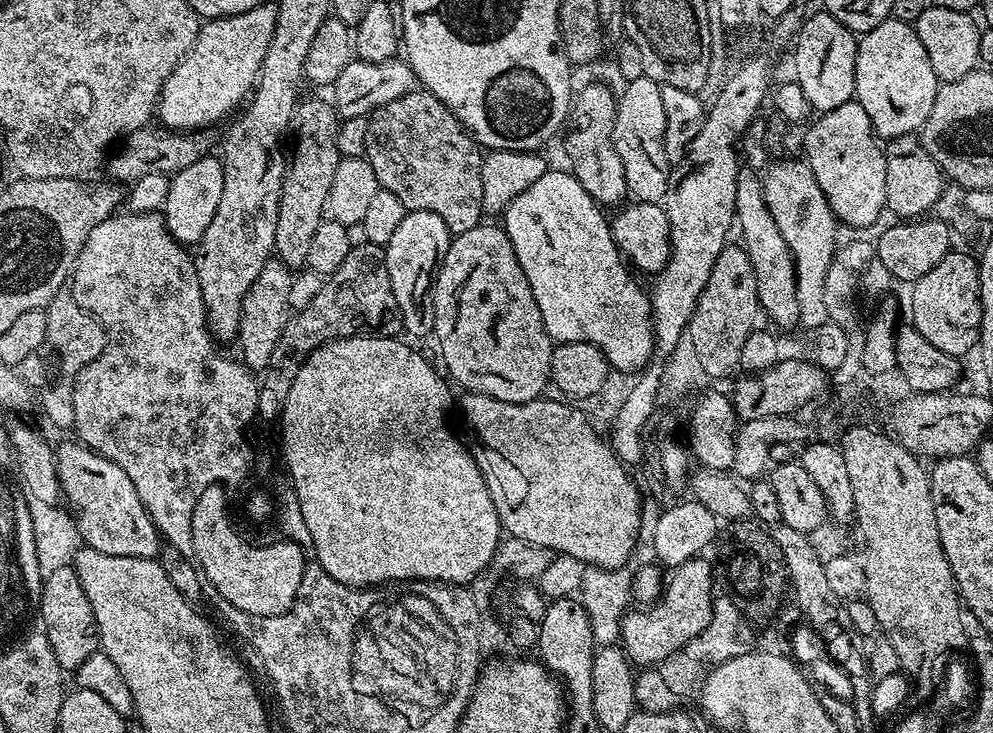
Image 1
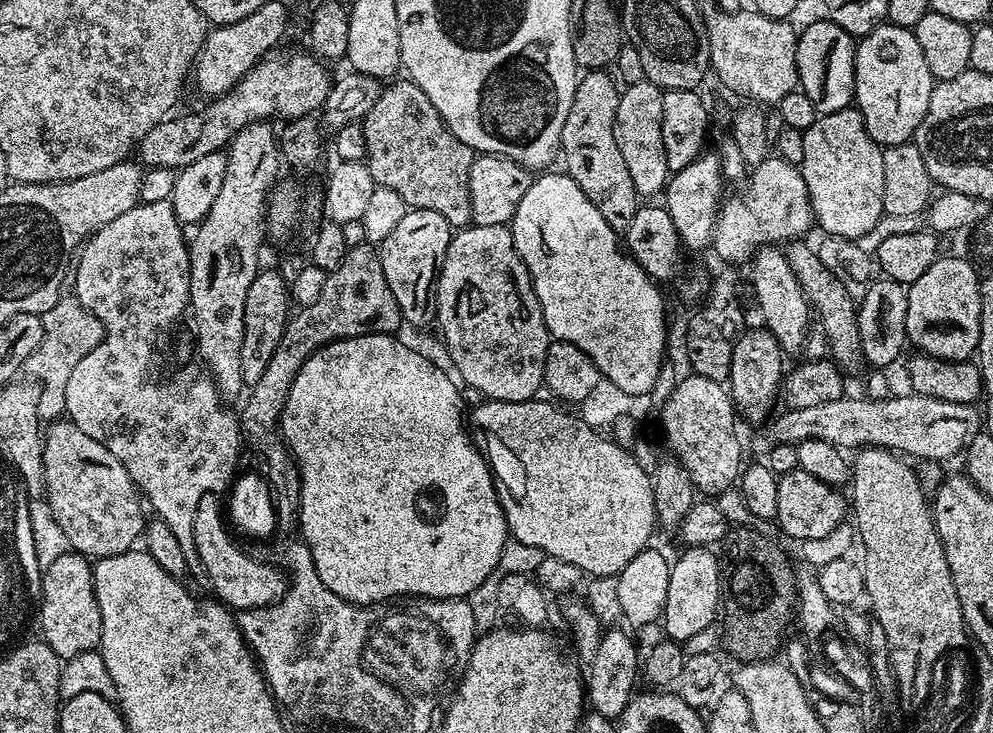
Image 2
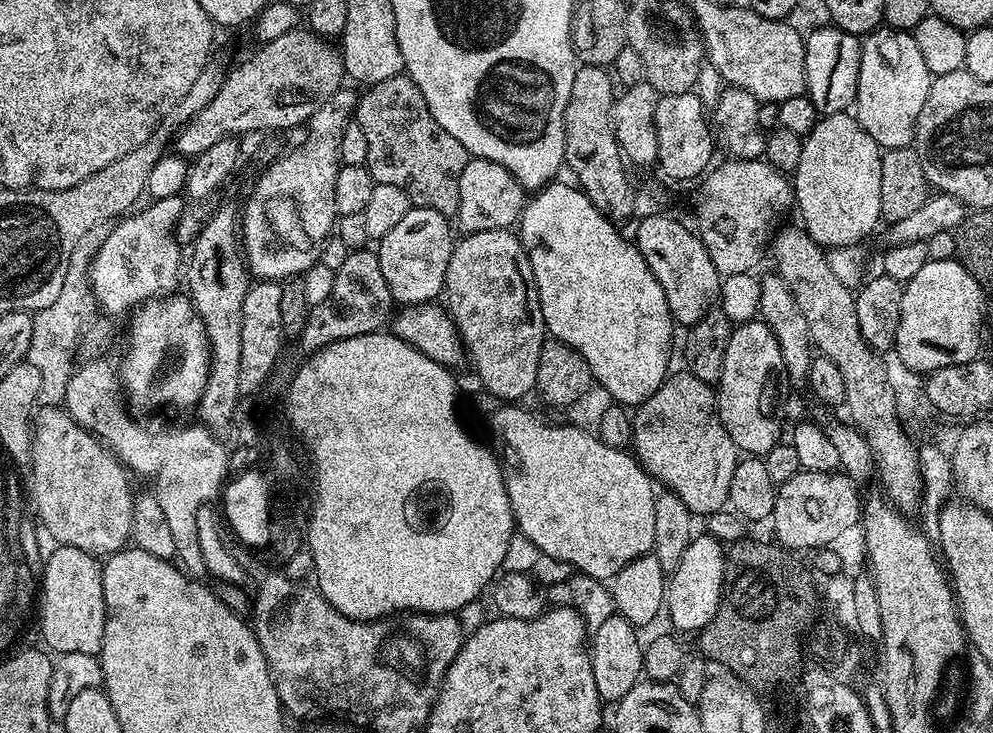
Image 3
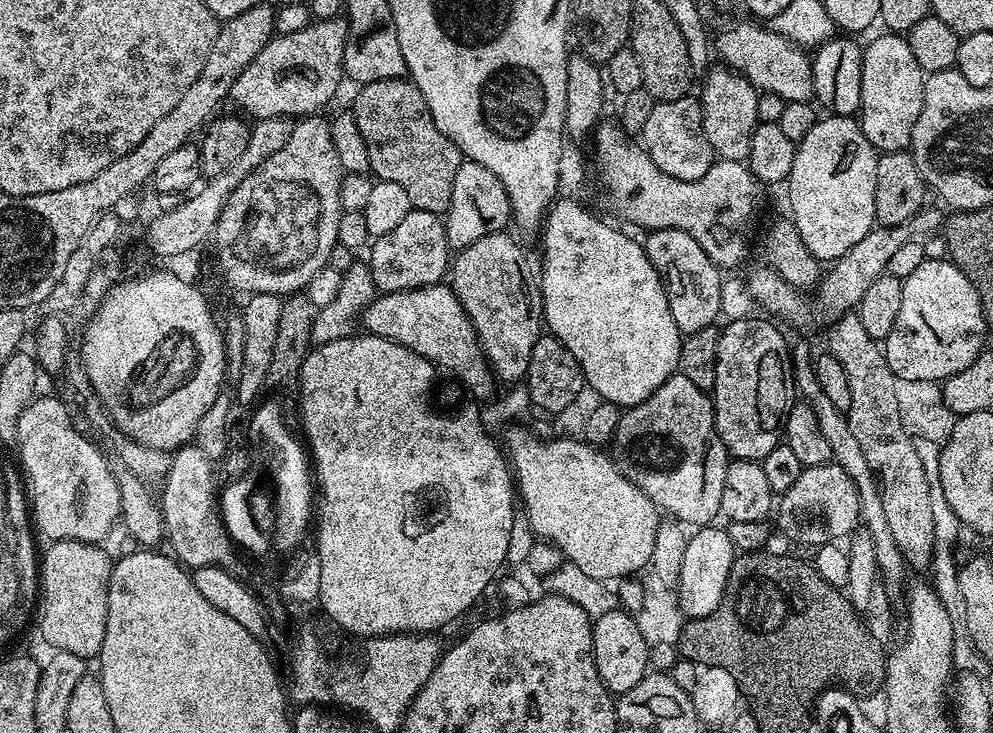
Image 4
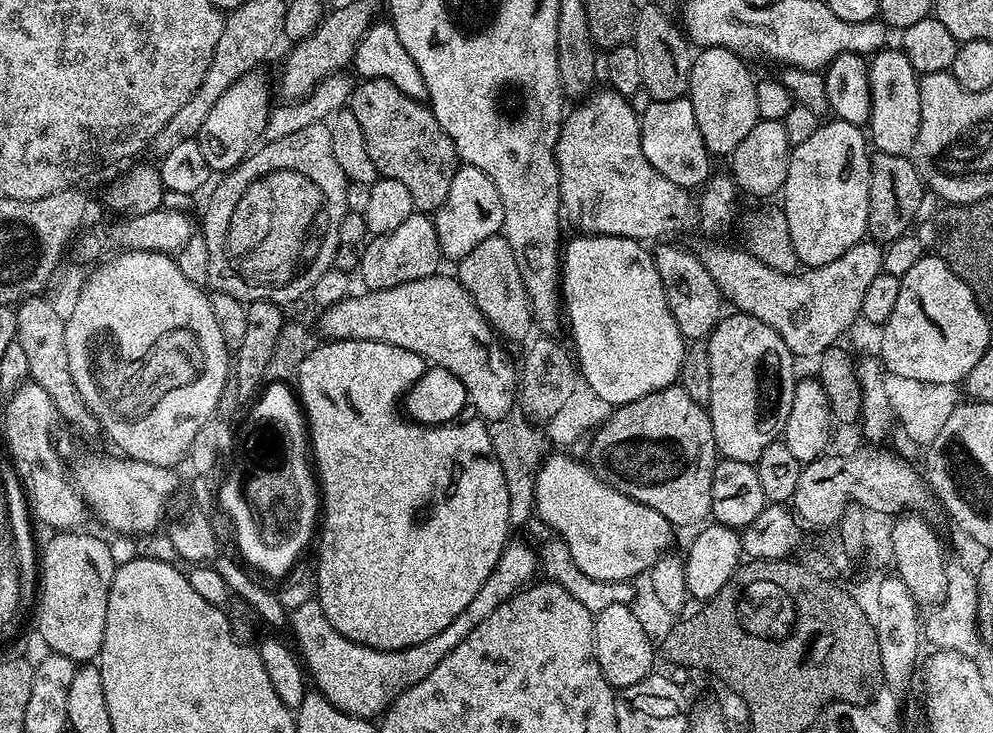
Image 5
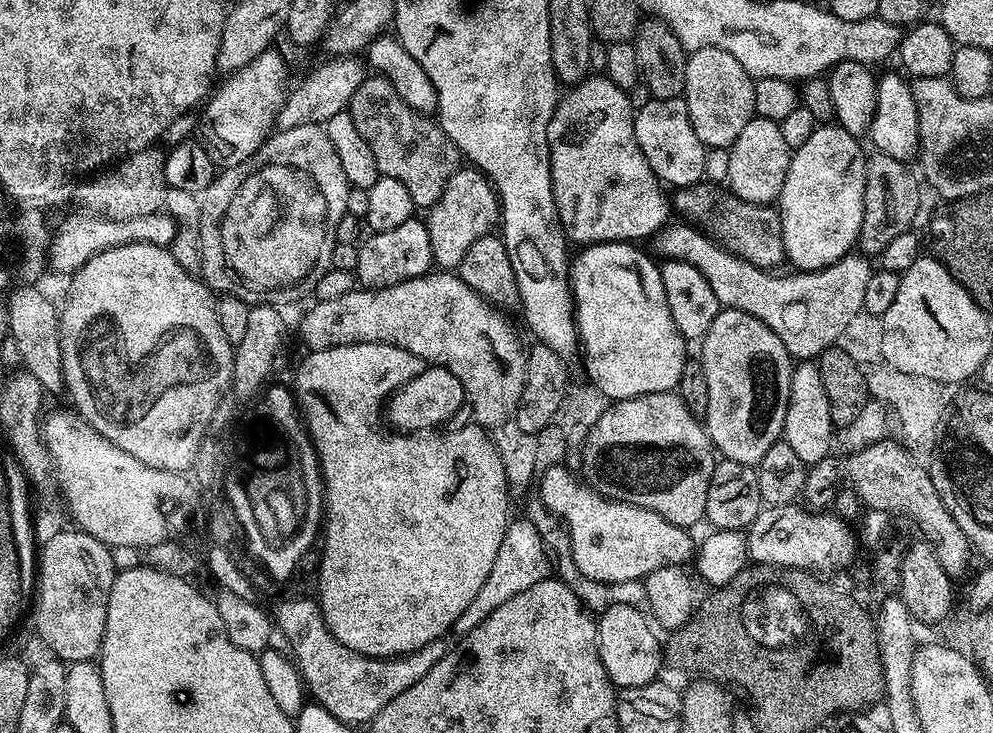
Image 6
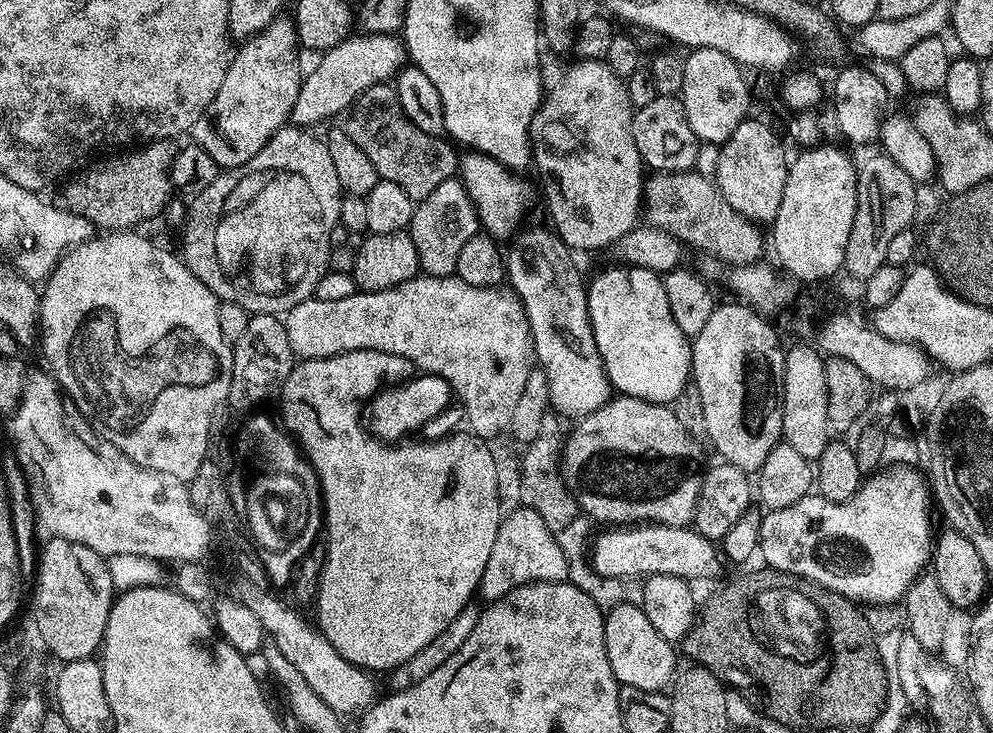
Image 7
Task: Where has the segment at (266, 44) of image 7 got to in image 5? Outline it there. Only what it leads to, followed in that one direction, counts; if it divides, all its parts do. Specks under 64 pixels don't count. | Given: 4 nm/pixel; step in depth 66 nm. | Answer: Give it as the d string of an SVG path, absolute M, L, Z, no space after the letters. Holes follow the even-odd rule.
M259 71L250 72L238 82L234 82L234 86L230 86L230 90L226 90L226 94L222 94L218 102L214 102L210 114L206 114L206 122L202 122L198 139L202 146L202 154L213 173L231 172L233 168L248 159L264 135L274 101L272 101L272 92L268 89L267 78L260 75Z

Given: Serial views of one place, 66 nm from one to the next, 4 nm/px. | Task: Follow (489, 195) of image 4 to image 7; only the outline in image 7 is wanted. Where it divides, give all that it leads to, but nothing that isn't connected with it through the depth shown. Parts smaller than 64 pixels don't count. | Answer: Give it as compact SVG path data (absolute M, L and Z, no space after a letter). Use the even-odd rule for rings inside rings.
M453 178L416 204L410 225L410 235L420 258L420 270L426 276L450 276L458 266L458 253L481 231L480 215L464 181Z

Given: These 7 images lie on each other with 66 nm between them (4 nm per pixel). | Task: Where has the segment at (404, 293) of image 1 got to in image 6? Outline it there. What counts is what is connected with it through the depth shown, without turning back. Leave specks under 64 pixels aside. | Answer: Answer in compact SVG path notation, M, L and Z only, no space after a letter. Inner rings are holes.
M413 218L402 222L394 230L372 232L363 237L358 247L358 266L356 279L364 290L398 286L398 282L413 280L419 276L427 276L433 271L434 261L430 250L430 236L427 223L423 219Z

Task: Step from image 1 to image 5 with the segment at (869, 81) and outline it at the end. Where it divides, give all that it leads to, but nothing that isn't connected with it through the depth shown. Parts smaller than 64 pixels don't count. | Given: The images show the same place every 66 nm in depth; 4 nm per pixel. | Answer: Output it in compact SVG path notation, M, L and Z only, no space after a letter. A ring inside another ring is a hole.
M889 46L883 52L875 53L868 66L870 78L870 98L872 99L872 113L867 122L870 131L870 140L876 152L908 156L914 142L918 138L918 122L920 121L920 76L910 66L910 58L906 58L903 50L896 46Z

